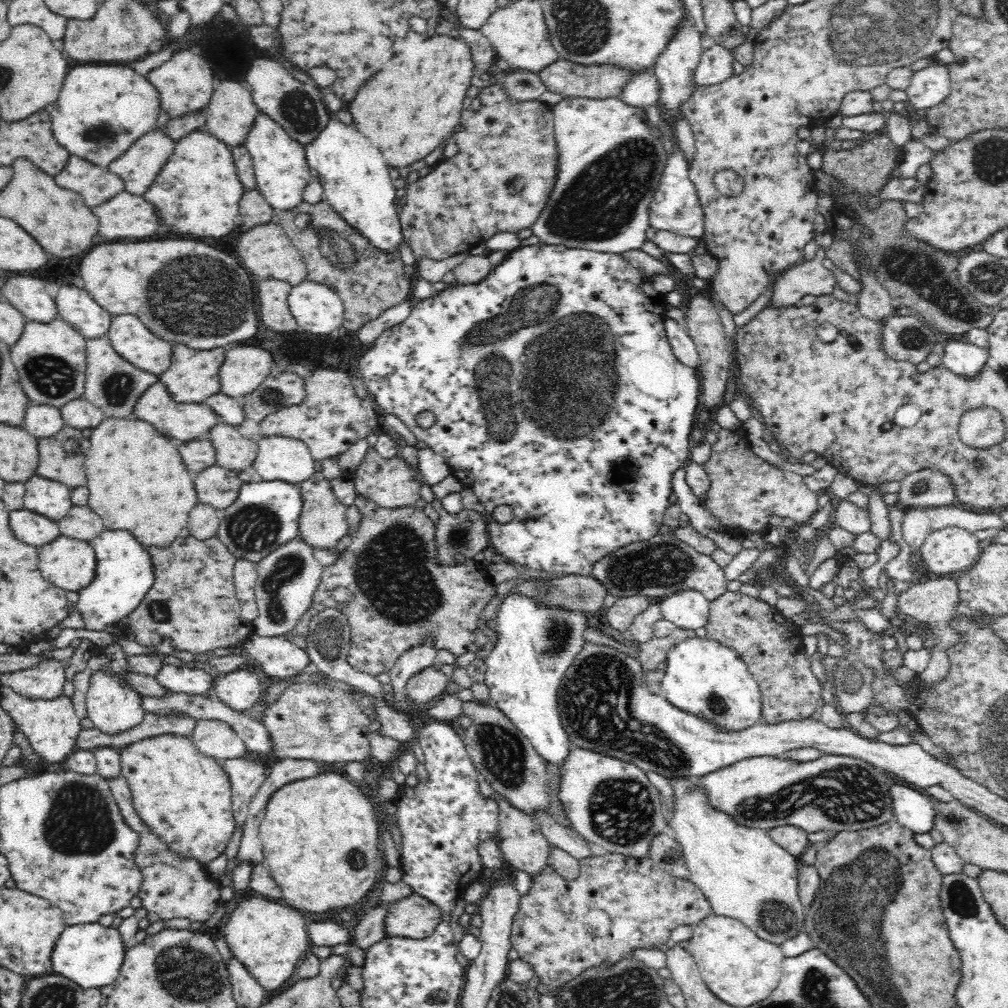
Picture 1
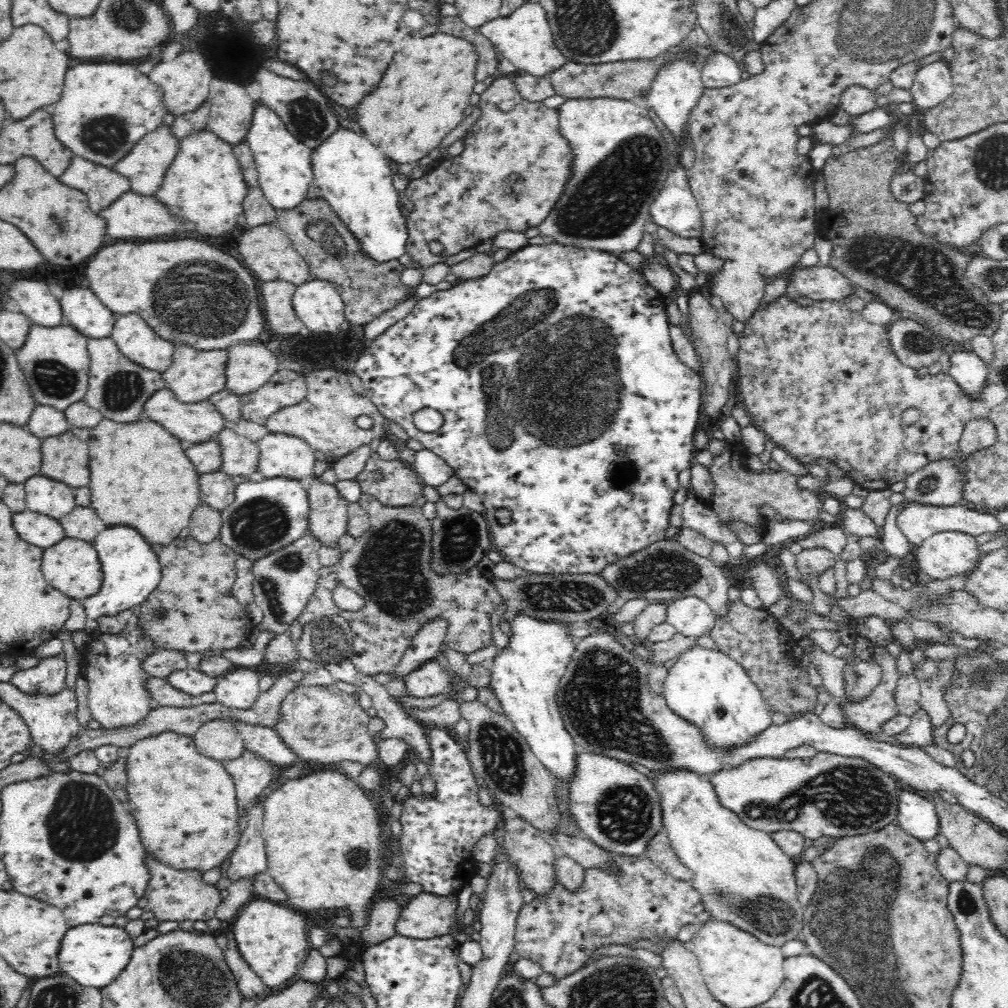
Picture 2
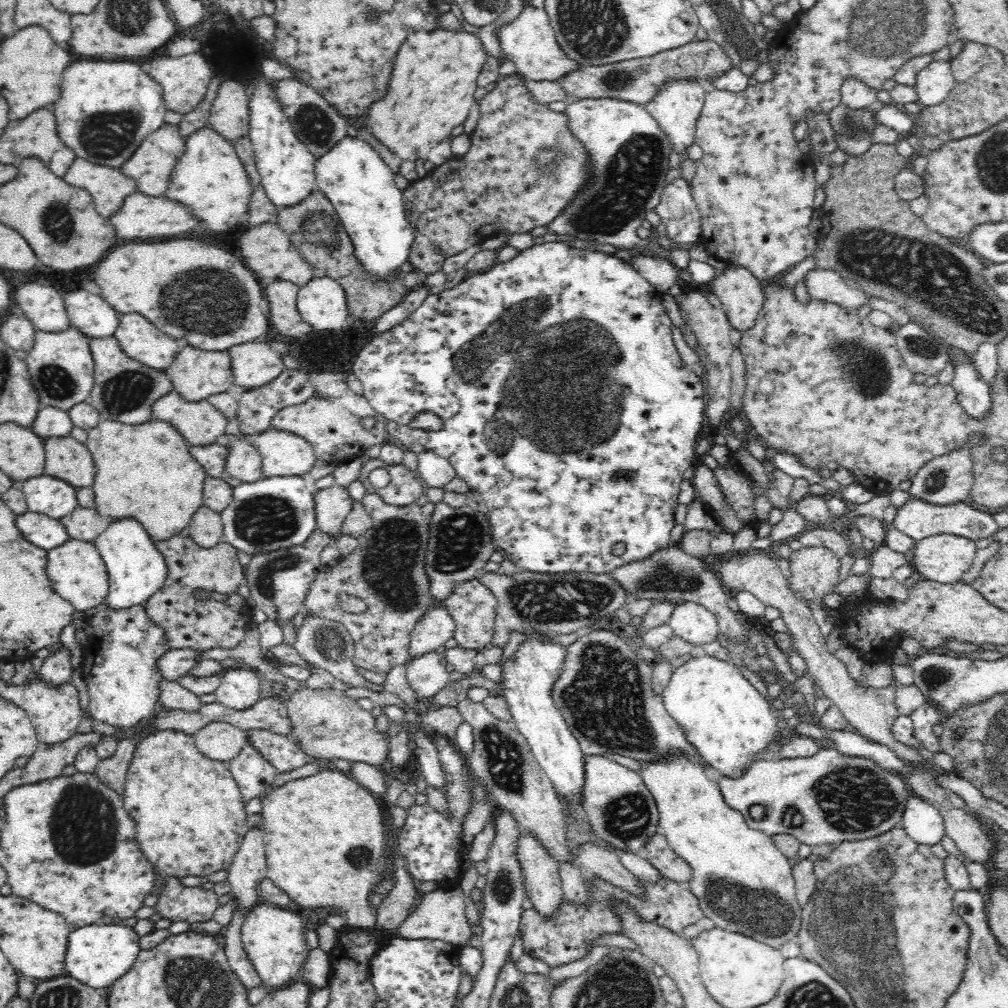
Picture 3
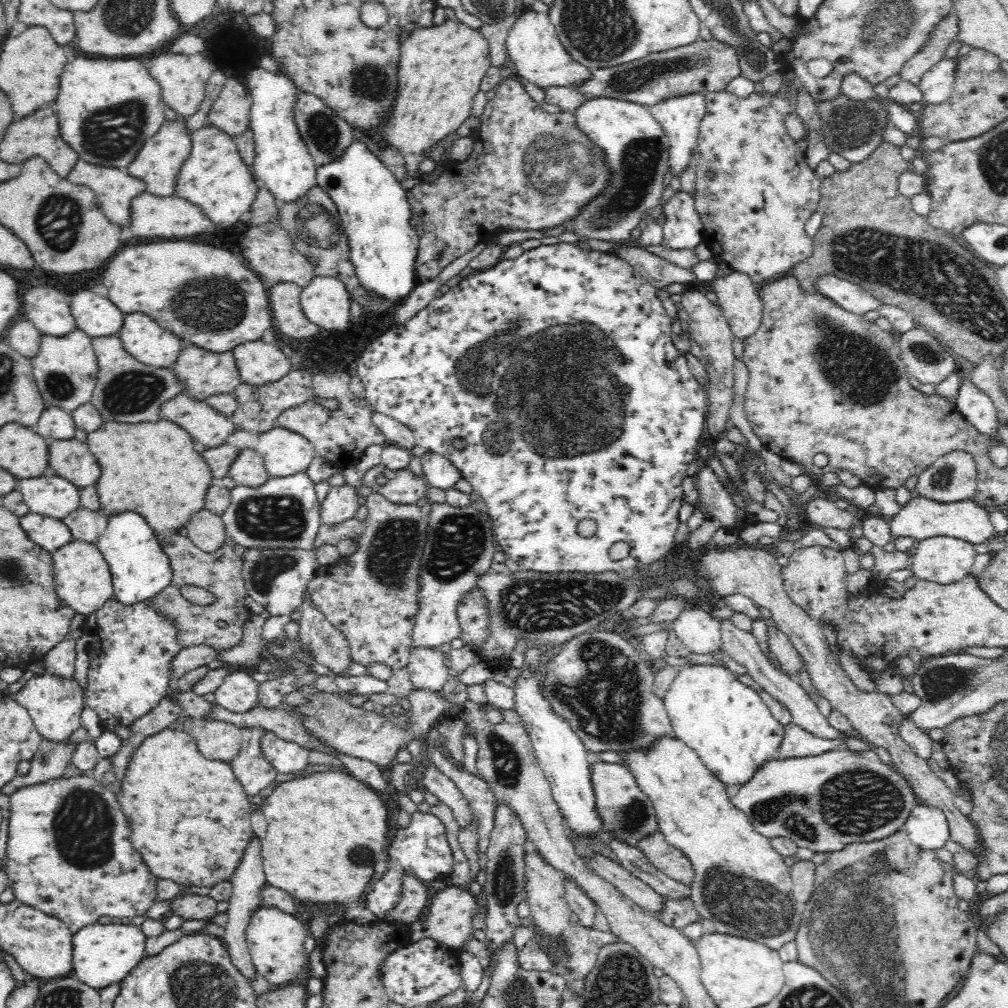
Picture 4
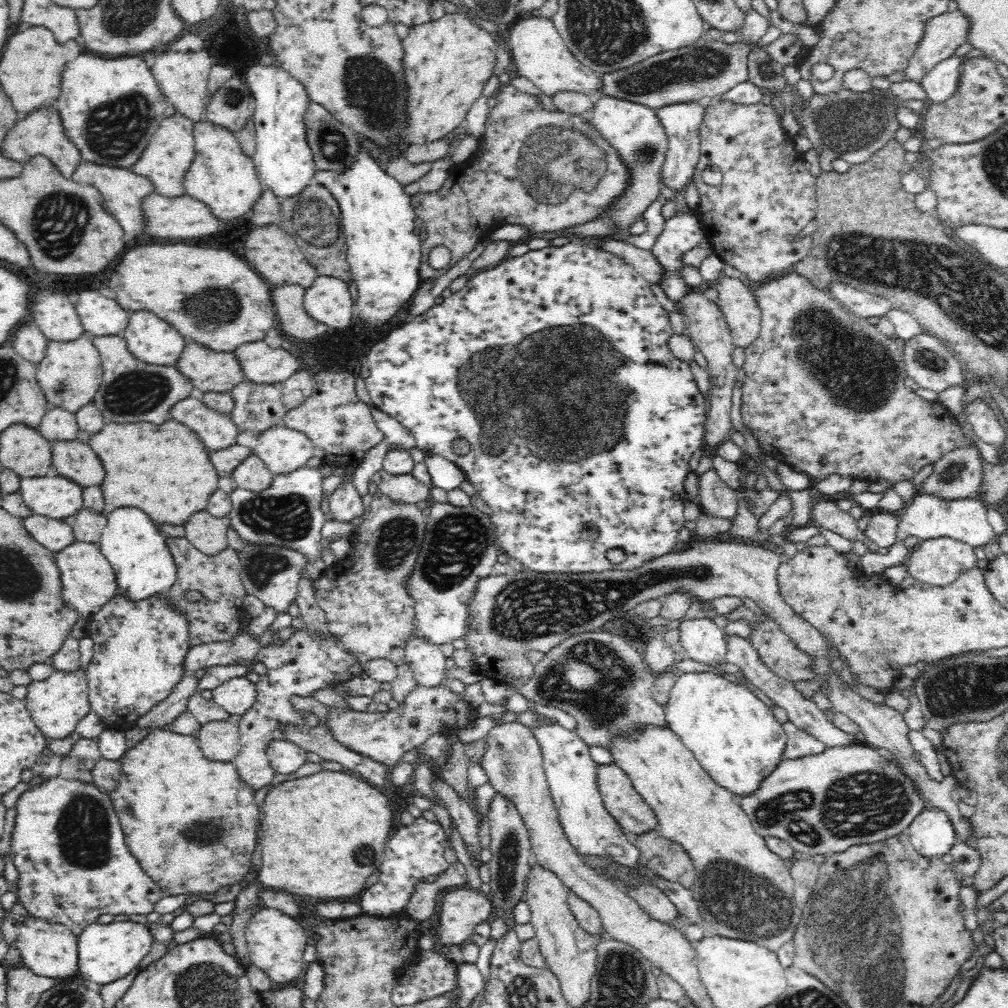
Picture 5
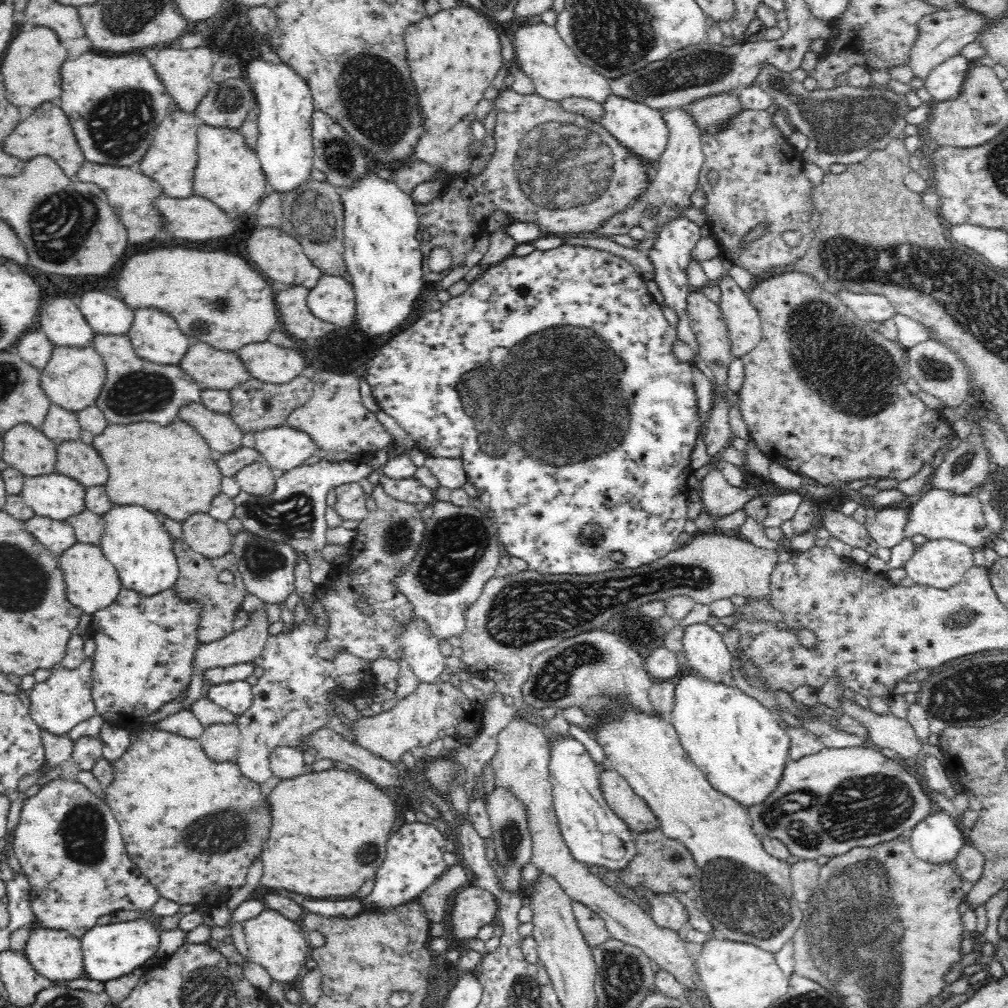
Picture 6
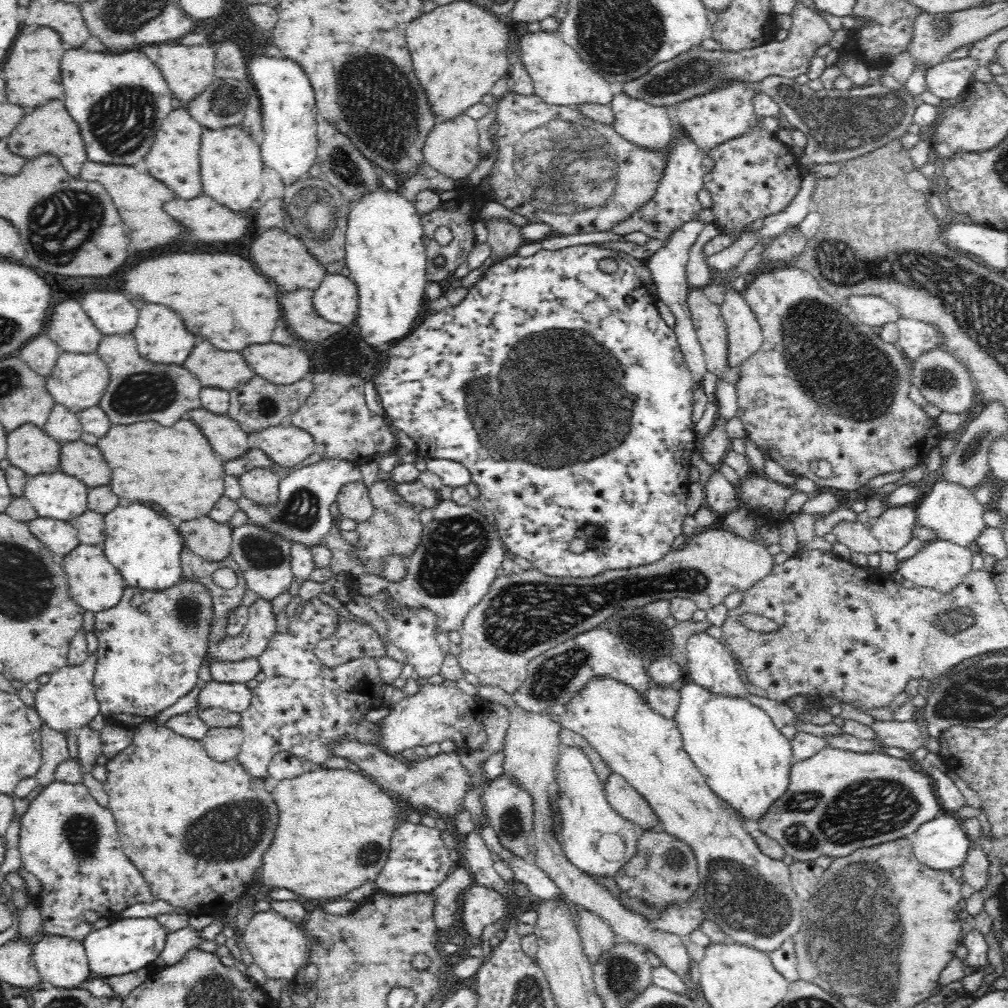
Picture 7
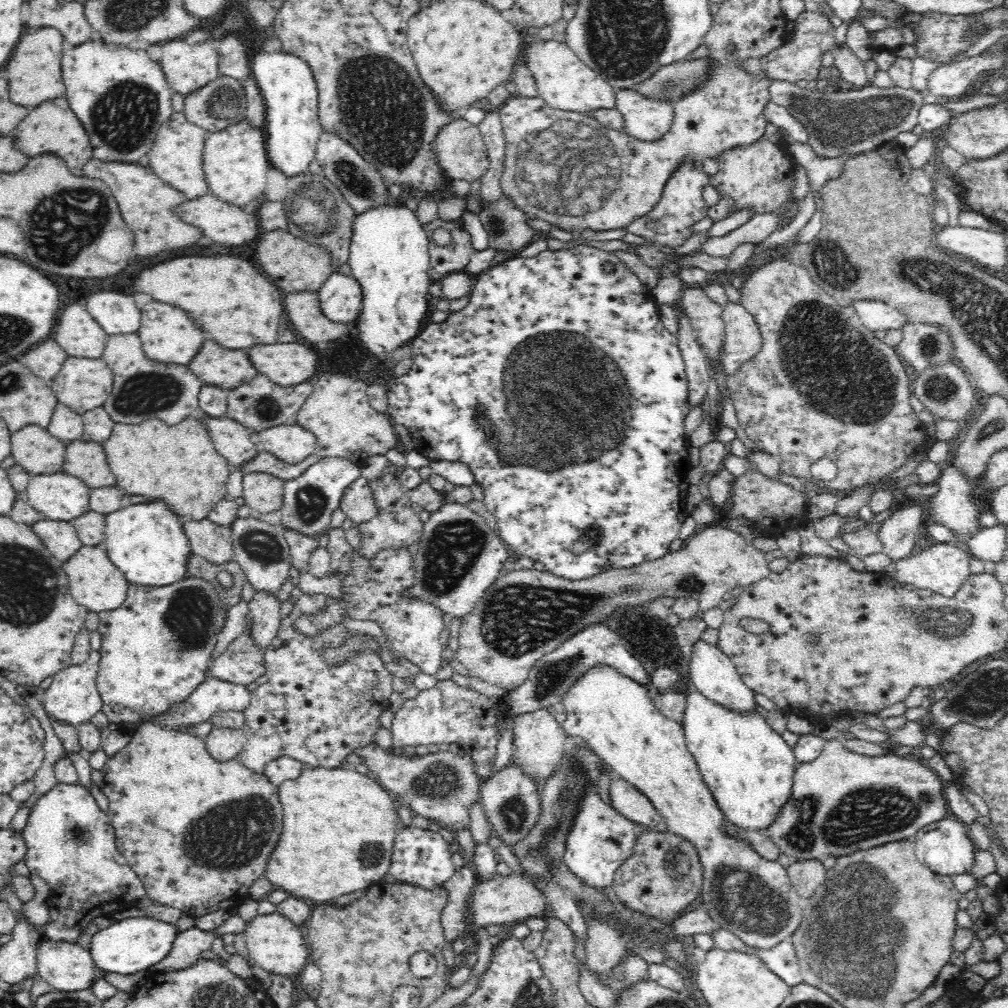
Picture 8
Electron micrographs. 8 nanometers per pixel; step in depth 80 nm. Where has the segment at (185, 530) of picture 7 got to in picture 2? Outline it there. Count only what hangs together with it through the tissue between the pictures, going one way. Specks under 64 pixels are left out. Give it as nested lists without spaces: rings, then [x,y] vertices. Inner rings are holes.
[[[200,504],[192,512],[189,521],[189,535],[202,544],[208,544],[219,538],[223,521],[221,511]]]

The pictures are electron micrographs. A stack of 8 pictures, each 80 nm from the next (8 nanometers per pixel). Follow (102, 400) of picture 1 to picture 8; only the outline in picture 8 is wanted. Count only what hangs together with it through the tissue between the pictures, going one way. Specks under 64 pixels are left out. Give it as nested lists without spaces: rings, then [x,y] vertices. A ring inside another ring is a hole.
[[[137,333],[109,335],[101,358],[113,374],[113,388],[103,408],[120,424],[140,424],[148,418],[160,418],[166,424],[178,424],[199,407],[199,394],[204,384],[182,364],[150,360]]]

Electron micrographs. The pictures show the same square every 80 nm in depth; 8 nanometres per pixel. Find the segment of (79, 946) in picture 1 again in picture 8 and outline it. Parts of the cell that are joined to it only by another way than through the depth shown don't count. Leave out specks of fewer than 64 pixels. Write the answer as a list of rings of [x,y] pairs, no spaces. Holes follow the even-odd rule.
[[[150,917],[127,918],[96,932],[89,940],[88,950],[94,959],[94,965],[107,973],[127,975],[147,969],[152,972],[153,967],[170,954],[174,939],[179,936],[180,932],[175,924]]]

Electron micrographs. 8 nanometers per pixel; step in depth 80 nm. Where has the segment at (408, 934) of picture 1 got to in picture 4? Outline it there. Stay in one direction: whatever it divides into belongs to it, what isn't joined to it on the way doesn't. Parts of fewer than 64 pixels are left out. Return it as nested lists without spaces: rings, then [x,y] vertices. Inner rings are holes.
[[[448,885],[444,890],[434,893],[422,920],[418,918],[417,922],[408,924],[409,939],[412,942],[418,942],[425,938],[431,938],[448,947],[460,950],[468,940],[473,938],[472,918],[476,914],[481,914],[480,904],[467,887]]]

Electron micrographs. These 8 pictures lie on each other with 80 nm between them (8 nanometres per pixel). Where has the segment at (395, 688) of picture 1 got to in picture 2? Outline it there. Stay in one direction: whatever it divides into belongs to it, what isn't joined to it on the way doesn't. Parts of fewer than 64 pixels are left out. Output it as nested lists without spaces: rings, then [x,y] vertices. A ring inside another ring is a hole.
[[[434,619],[423,624],[415,633],[411,645],[404,652],[402,661],[396,666],[393,674],[404,679],[409,672],[416,671],[420,666],[436,659],[446,632],[448,632],[448,621],[444,619]]]

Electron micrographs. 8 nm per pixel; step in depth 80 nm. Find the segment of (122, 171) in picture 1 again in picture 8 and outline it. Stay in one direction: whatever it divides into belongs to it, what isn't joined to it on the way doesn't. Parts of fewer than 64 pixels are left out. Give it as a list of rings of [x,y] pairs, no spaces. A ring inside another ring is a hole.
[[[173,112],[172,116],[159,128],[152,148],[147,152],[149,166],[156,177],[164,180],[173,189],[186,195],[188,200],[210,194],[203,167],[204,142],[209,131],[187,121],[185,114]]]

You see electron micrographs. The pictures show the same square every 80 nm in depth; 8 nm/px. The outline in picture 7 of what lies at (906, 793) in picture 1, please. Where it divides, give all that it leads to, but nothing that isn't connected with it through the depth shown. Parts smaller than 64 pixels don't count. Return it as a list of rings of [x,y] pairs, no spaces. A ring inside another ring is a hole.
[[[950,813],[920,824],[909,839],[913,853],[921,864],[942,871],[961,868],[973,845],[961,820]]]

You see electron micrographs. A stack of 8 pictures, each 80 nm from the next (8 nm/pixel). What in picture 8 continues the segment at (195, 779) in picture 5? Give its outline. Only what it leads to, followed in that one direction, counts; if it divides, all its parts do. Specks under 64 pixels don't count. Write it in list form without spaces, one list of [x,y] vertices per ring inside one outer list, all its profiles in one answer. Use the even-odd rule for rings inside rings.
[[[151,722],[139,724],[138,730],[131,736],[130,742],[116,754],[109,756],[101,771],[103,777],[97,786],[108,798],[107,815],[110,817],[115,835],[121,840],[124,847],[122,855],[126,866],[132,868],[132,871],[140,878],[146,895],[152,902],[179,908],[184,915],[191,917],[204,916],[222,909],[234,910],[249,897],[252,883],[264,877],[268,858],[280,838],[280,832],[282,832],[282,804],[278,800],[278,787],[271,783],[264,773],[246,768],[238,758],[226,762],[214,760],[207,751],[202,738],[188,732],[162,728]]]

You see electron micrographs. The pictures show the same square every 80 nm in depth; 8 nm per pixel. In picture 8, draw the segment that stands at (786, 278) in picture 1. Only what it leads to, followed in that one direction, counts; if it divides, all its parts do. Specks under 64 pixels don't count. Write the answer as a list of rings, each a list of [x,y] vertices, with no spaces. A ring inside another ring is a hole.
[[[854,300],[852,306],[868,331],[902,329],[909,322],[908,317],[898,309],[879,300]]]

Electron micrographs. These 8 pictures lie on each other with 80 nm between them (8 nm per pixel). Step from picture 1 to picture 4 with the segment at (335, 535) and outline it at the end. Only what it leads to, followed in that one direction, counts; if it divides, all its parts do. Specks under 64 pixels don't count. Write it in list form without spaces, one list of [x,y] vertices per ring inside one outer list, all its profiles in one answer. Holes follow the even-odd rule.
[[[351,485],[332,486],[324,501],[320,504],[321,522],[334,526],[355,518],[358,512],[358,493]]]

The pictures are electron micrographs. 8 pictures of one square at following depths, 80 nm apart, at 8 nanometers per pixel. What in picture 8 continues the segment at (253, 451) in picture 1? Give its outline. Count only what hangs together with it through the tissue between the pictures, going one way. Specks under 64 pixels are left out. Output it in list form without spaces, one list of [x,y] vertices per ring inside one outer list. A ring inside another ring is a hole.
[[[251,472],[243,476],[243,498],[253,514],[270,514],[280,510],[284,481],[265,472]]]

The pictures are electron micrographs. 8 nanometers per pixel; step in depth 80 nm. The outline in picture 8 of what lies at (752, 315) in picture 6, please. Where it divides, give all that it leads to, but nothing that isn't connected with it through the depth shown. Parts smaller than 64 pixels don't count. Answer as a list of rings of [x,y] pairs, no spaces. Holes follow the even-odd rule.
[[[726,302],[722,308],[722,316],[725,322],[725,339],[719,354],[719,362],[721,362],[722,371],[728,378],[738,372],[742,364],[758,354],[763,340],[755,318],[741,303]]]

